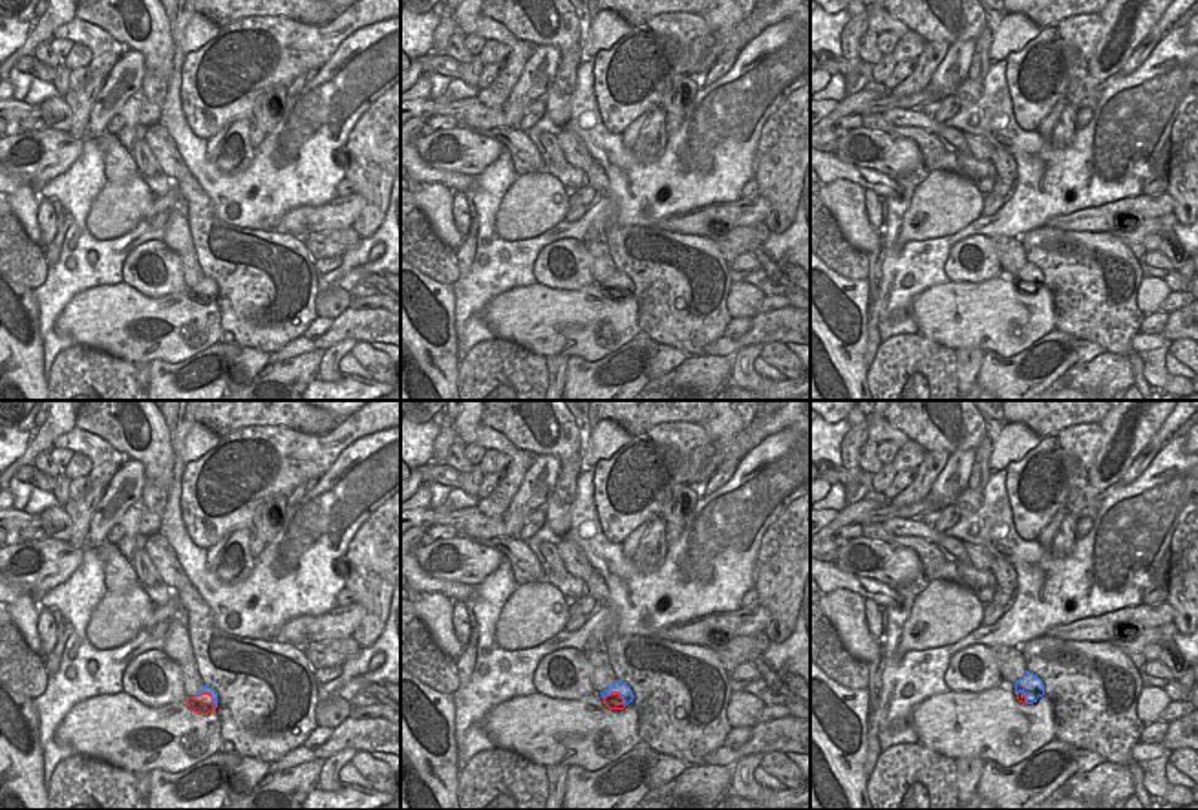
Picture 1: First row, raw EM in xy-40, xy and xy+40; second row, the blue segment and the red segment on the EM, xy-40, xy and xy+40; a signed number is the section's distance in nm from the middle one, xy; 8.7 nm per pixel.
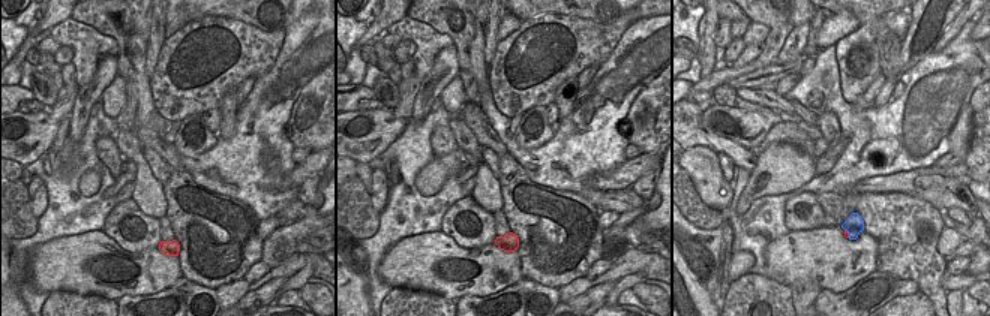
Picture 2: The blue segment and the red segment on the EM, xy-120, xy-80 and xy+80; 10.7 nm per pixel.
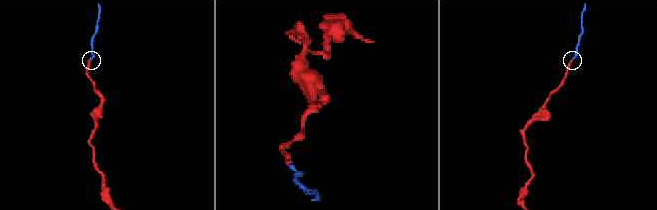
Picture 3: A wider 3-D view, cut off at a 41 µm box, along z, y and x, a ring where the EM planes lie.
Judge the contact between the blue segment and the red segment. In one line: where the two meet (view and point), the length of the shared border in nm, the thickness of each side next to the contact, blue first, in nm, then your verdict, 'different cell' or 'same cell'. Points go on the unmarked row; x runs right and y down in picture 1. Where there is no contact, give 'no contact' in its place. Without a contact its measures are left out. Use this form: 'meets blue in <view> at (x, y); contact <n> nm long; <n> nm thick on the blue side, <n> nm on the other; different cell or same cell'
meets blue in xy at (615, 282); contact 240 nm long; 120 nm thick on the blue side, 140 nm on the other; same cell

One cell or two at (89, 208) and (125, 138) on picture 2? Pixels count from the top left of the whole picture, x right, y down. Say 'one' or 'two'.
two

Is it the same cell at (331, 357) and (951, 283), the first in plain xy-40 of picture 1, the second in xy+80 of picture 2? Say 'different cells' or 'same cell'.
different cells

